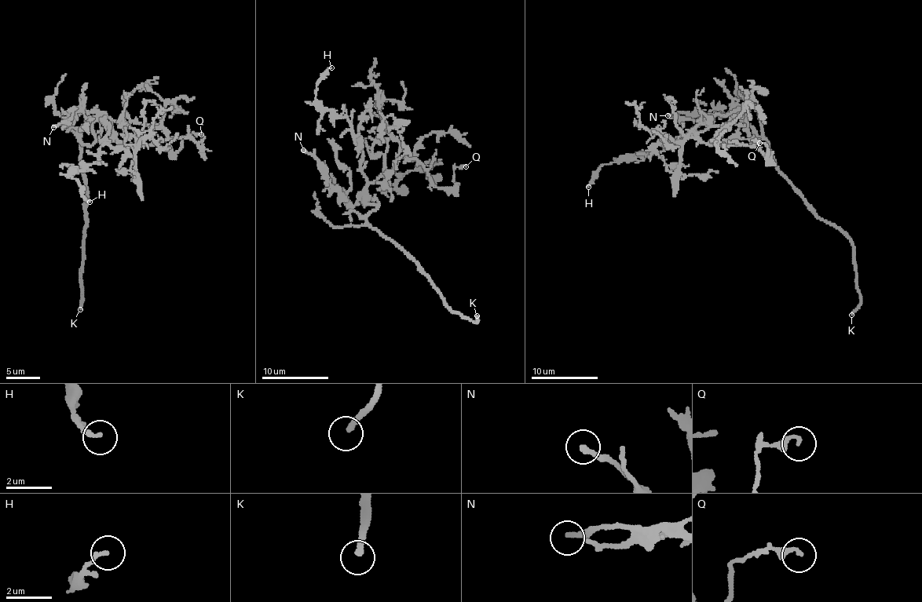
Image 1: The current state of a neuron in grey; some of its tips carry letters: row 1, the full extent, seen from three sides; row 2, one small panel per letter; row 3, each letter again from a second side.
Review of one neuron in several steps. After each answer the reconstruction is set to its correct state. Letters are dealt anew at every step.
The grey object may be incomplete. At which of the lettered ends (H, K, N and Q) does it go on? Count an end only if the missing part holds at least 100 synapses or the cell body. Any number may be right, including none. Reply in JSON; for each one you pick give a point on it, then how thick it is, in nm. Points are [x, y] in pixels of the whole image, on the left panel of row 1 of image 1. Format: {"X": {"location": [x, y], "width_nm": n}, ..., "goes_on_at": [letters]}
{"K": {"location": [80, 309], "width_nm": 240}, "goes_on_at": ["K"]}

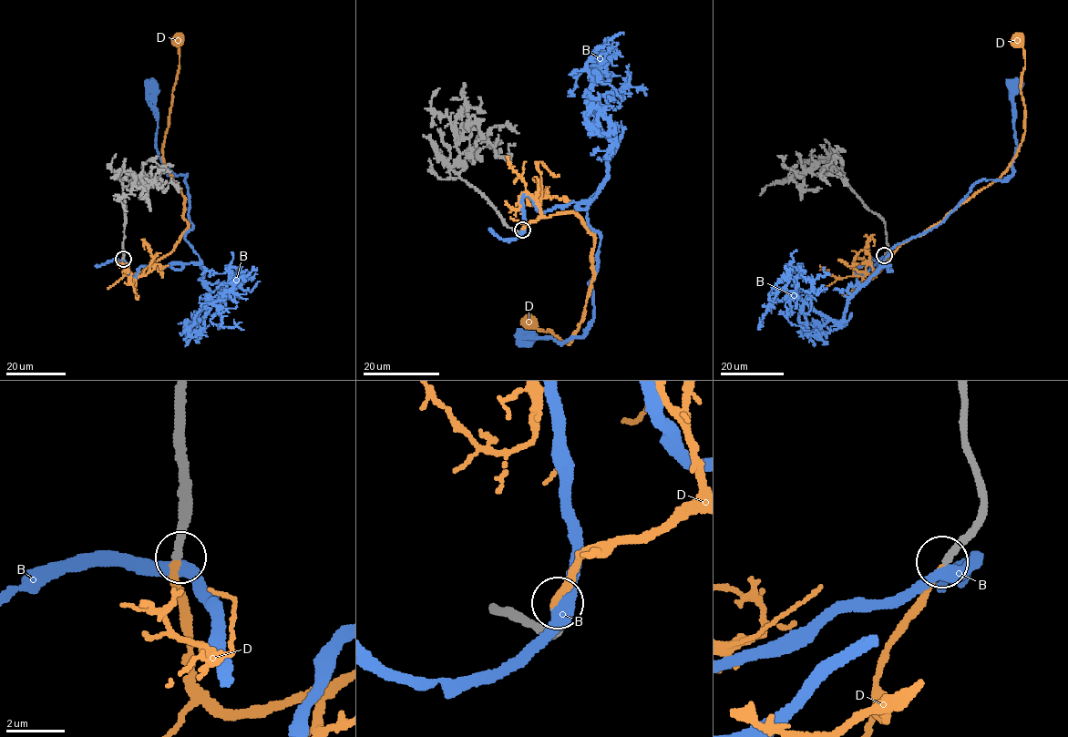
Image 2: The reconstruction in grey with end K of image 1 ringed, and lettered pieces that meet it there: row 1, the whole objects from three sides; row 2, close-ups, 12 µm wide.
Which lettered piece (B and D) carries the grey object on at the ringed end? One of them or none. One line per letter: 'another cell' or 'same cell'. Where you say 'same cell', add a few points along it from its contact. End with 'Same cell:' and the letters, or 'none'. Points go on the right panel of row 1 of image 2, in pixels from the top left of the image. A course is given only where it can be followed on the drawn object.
B: another cell
D: same cell; course (884, 256), (878, 271), (899, 245), (934, 226), (1008, 167), (1024, 127), (1020, 85), (1024, 55), (1015, 42)
Same cell: D

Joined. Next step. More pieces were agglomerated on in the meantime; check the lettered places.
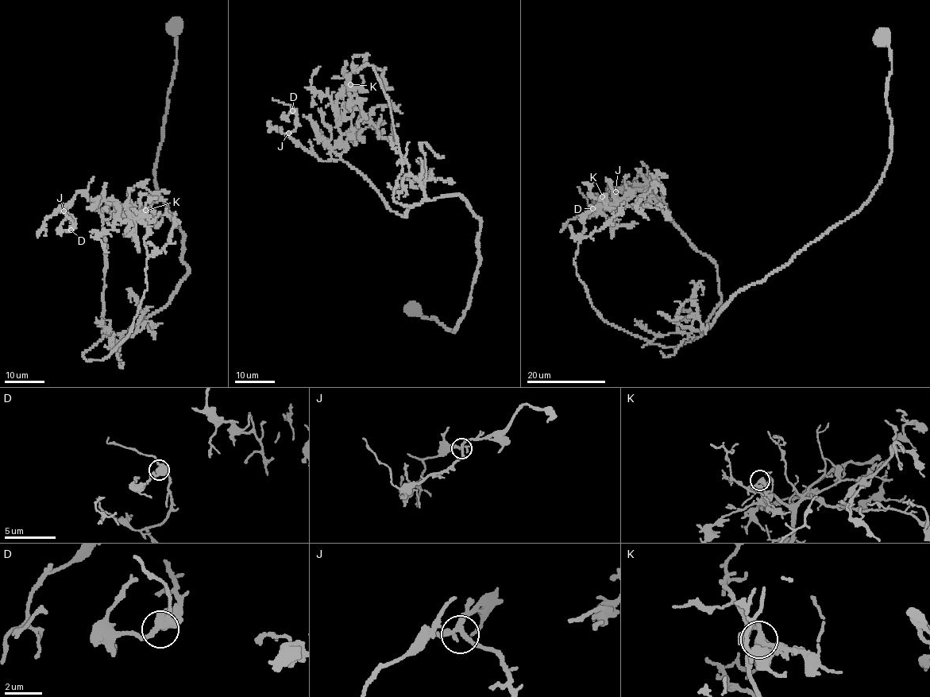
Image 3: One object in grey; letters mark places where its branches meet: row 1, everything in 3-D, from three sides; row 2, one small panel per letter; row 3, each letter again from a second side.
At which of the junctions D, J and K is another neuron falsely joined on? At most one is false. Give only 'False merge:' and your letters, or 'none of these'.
False merge: none of these

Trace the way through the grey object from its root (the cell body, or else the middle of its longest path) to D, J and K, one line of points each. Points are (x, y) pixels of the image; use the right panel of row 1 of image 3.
D: (880, 40), (892, 137), (879, 185), (708, 327), (718, 267), (673, 222), (659, 183), (639, 175), (592, 208)
J: (880, 40), (892, 137), (879, 185), (708, 327), (716, 265), (673, 222), (654, 180), (615, 191)
K: (880, 40), (892, 137), (879, 185), (708, 327), (716, 265), (647, 188), (619, 205), (602, 195)

